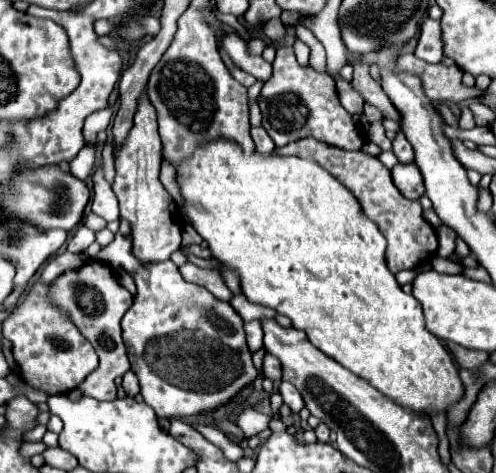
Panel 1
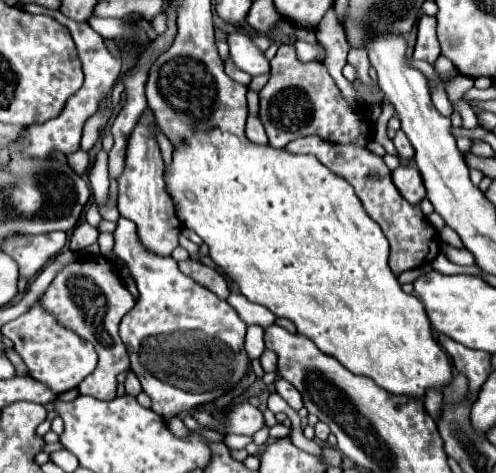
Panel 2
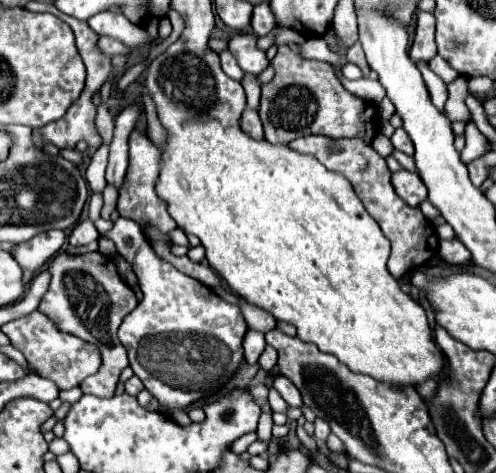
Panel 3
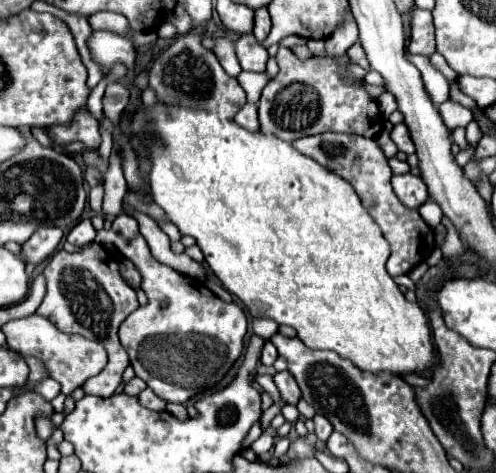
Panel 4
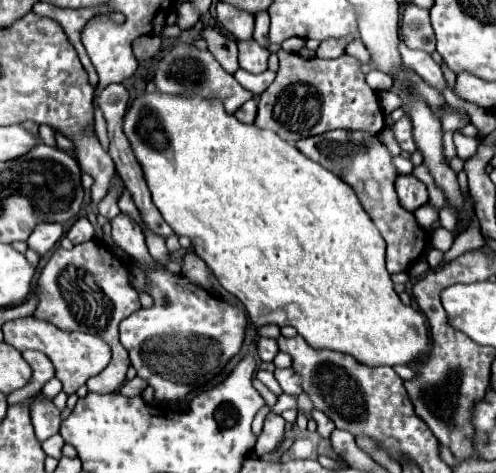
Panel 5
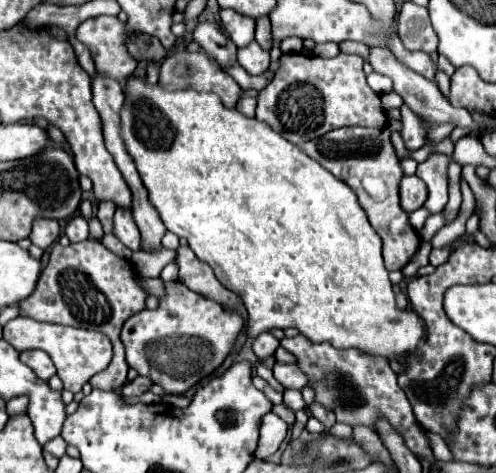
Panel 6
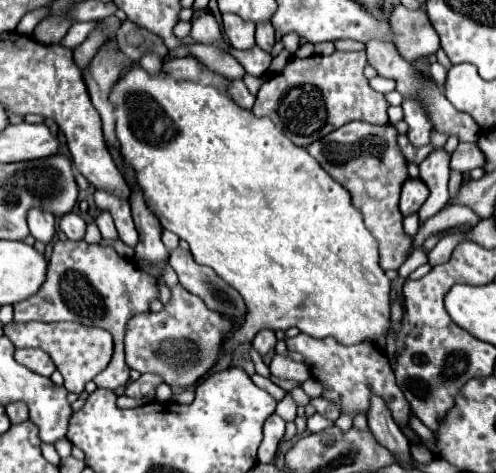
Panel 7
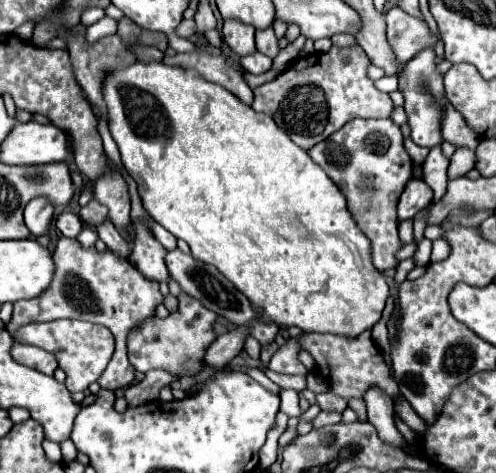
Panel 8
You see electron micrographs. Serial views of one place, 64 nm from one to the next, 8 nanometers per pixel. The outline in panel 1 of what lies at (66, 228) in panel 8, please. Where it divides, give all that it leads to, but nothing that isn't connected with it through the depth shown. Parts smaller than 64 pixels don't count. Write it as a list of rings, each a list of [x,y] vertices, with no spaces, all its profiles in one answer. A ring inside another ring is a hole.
[[[80,224],[80,226],[74,230],[74,234],[72,234],[70,242],[68,242],[68,250],[80,254],[80,252],[84,252],[94,240],[96,240],[96,232],[90,230],[90,228],[86,228],[84,224]]]

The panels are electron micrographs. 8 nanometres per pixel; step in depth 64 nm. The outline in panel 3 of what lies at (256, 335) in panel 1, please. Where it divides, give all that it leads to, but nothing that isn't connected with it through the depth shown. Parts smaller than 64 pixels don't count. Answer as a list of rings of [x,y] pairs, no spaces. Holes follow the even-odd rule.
[[[248,330],[246,338],[244,338],[244,360],[248,364],[256,364],[260,354],[264,352],[264,334],[262,332],[254,332],[254,330]]]

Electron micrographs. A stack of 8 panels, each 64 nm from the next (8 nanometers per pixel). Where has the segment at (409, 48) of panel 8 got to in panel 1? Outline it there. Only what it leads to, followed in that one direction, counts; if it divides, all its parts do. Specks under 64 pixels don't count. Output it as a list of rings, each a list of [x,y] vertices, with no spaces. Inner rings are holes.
[[[424,18],[420,24],[420,38],[416,46],[416,58],[438,64],[444,58],[442,44],[440,44],[440,22],[432,18]]]

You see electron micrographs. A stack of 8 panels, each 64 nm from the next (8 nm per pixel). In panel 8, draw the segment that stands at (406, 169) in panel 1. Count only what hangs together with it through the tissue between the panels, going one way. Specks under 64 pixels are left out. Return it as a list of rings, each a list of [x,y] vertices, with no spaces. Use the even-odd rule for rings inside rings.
[[[416,178],[410,180],[398,202],[398,220],[402,222],[414,218],[420,210],[430,206],[432,200],[434,200],[434,192],[424,180],[416,180]]]

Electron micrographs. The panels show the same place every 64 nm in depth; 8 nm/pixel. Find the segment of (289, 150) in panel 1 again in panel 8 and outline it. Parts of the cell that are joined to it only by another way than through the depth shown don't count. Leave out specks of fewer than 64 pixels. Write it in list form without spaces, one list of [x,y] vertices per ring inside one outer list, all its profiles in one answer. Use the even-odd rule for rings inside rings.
[[[354,118],[324,142],[316,144],[310,150],[310,158],[346,196],[348,212],[372,242],[372,264],[380,272],[396,268],[398,262],[394,254],[402,248],[398,238],[396,204],[404,186],[412,178],[412,160],[404,148],[400,126],[396,126],[390,118]]]

